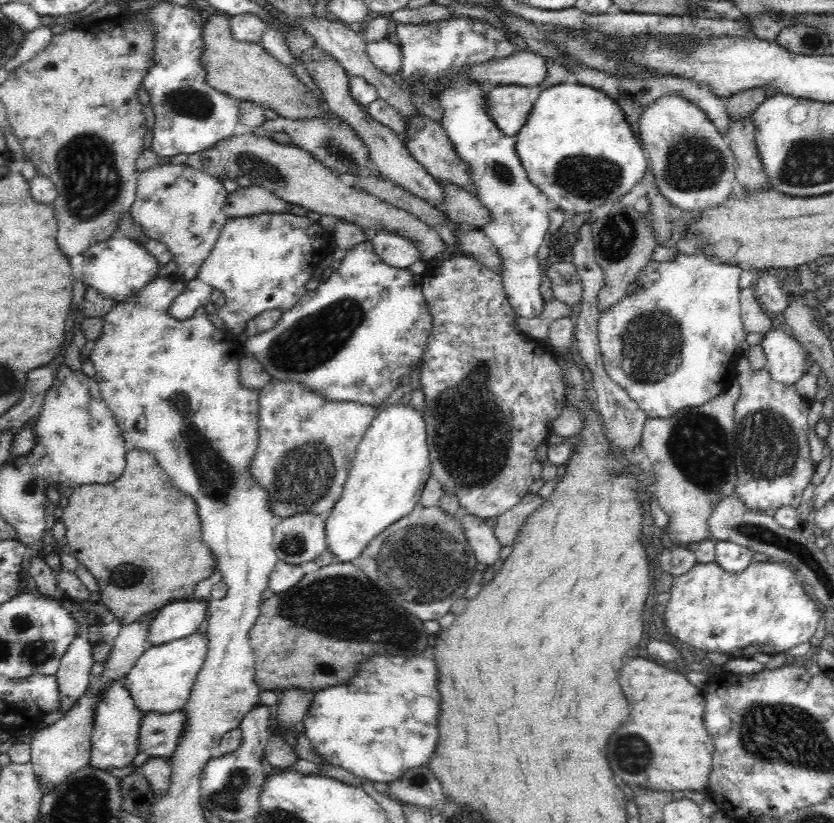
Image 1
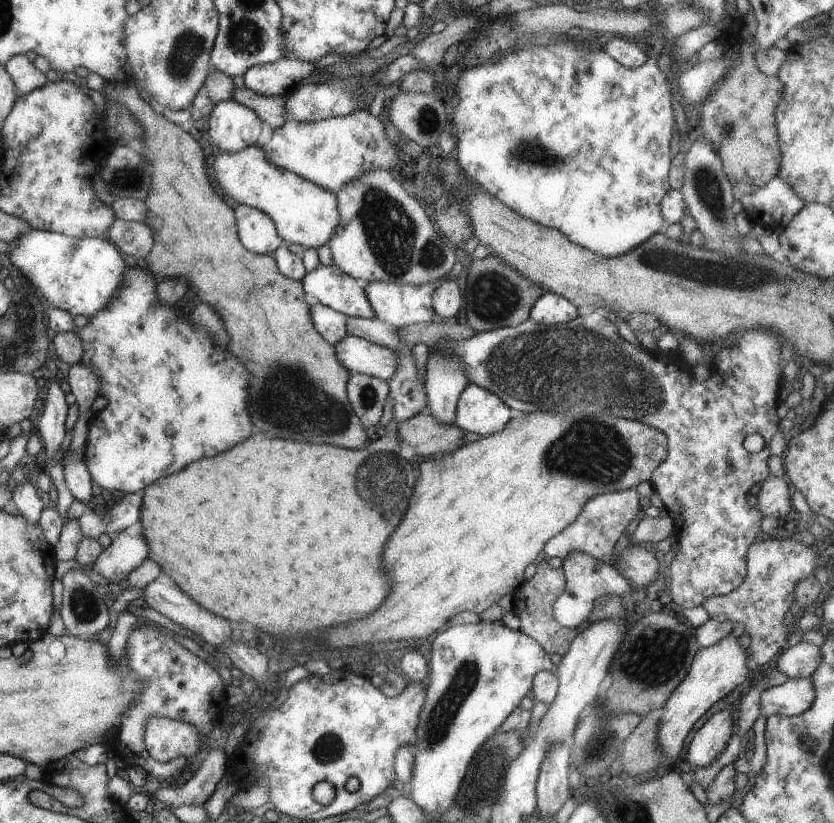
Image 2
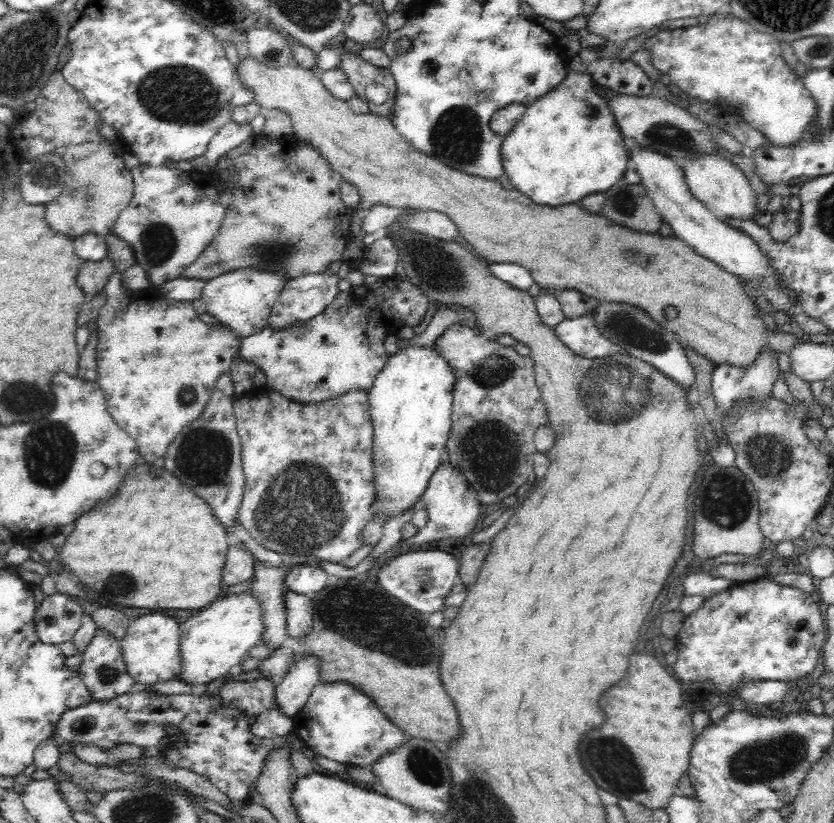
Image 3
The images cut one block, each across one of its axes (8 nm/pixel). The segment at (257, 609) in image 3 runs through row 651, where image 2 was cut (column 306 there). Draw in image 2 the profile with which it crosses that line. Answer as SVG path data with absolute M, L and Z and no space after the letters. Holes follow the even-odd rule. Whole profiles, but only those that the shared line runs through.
M258 143L239 152L219 152L211 147L211 159L222 192L237 204L251 206L266 214L273 221L278 236L285 242L317 250L333 235L339 222L336 193L269 164Z

